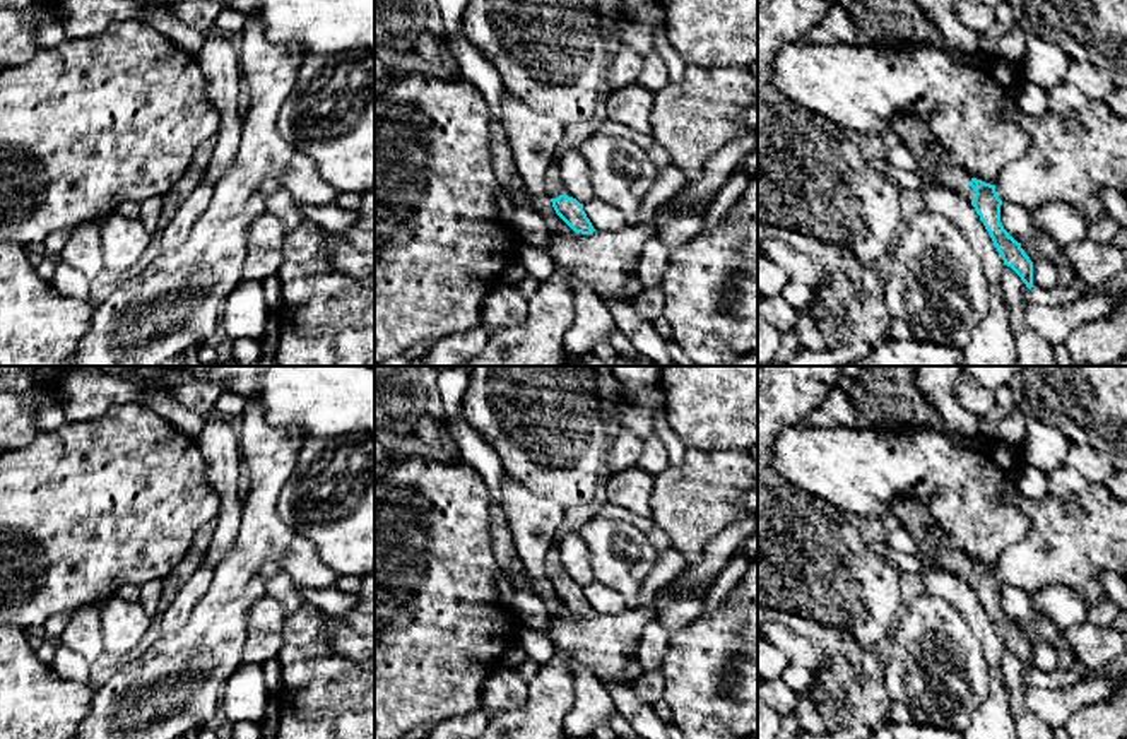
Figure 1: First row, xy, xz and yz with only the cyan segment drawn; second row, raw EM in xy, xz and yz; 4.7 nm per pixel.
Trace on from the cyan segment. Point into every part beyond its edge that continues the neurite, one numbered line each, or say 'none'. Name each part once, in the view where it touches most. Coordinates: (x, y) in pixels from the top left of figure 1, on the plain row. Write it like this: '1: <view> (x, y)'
1: yz (931, 541)

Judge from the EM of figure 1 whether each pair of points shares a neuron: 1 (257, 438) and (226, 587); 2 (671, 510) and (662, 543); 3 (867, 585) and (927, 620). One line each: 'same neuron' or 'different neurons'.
1: same neuron
2: different neurons
3: different neurons

